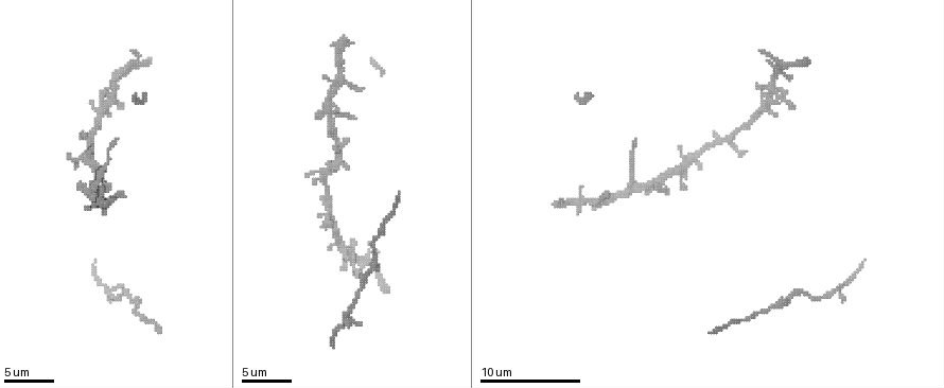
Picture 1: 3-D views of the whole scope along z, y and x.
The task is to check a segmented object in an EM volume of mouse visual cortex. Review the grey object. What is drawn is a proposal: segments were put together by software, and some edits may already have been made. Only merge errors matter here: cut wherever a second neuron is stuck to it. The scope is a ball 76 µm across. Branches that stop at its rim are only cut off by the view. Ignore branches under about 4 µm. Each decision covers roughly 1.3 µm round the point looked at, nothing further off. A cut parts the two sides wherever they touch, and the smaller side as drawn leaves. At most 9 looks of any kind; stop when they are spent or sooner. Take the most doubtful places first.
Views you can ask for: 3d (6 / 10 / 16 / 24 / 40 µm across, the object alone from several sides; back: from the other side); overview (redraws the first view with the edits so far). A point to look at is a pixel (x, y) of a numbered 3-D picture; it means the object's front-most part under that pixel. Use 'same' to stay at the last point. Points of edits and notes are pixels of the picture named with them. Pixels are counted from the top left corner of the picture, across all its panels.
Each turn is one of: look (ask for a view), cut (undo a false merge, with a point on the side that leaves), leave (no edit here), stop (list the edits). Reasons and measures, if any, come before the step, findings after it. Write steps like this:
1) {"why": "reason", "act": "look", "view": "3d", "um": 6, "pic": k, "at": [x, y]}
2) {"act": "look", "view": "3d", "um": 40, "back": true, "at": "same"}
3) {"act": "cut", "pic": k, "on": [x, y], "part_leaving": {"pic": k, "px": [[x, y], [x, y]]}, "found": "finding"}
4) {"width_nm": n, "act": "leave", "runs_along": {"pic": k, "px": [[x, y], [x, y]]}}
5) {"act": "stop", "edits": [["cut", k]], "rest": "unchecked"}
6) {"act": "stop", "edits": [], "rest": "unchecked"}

{"why": "looks like a crossing", "act": "look", "view": "3d", "um": 16, "pic": 1, "at": [331, 113]}

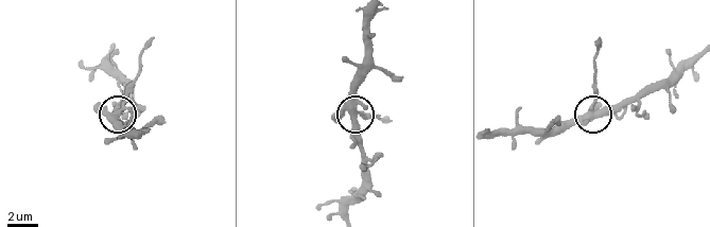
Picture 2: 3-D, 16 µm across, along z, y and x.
{"act": "cut", "pic": 2, "on": [132, 90], "part_leaving": {"pic": 2, "px": [[121, 107], [126, 89], [137, 74], [141, 51], [154, 37]]}, "found": "two neurons meet here"}

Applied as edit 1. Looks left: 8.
{"why": "thick turns thin", "act": "look", "view": "3d", "um": 10, "pic": 1, "at": [103, 286]}

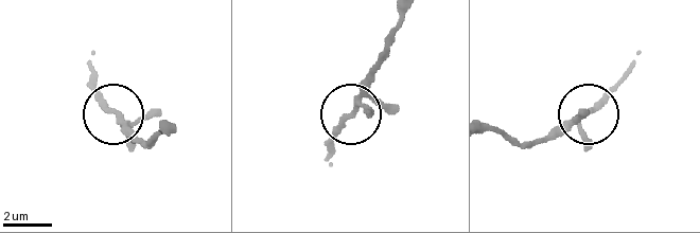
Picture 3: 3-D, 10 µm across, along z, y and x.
{"width_nm": 190, "act": "leave", "found": "one neuron here"}

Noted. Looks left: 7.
{"act": "look", "view": "3d", "um": 6, "pic": 1, "at": [339, 155]}

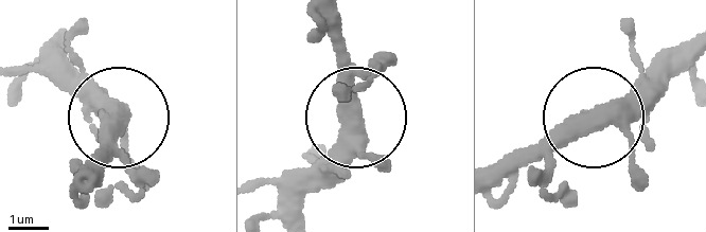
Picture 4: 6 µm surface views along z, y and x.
{"act": "look", "view": "3d", "um": 6, "back": true, "pic": 4, "at": [598, 116]}

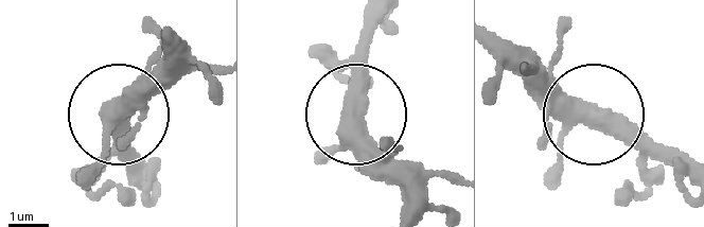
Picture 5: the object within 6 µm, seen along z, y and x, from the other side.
{"act": "leave", "runs_along": {"pic": 5, "px": [[542, 184], [586, 116], [525, 48]]}, "found": "one neuron here"}

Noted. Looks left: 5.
{"act": "look", "view": "3d", "um": 10, "pic": 1, "at": [137, 314]}

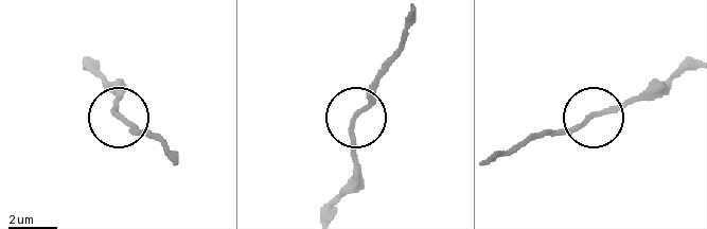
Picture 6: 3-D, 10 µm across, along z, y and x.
{"why": "other side", "act": "look", "view": "3d", "um": 10, "back": true, "pic": 6, "at": [592, 115]}

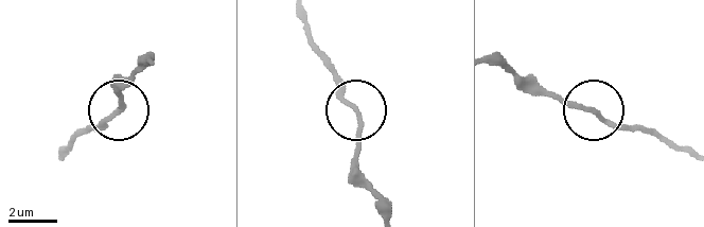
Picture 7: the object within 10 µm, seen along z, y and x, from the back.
{"width_nm": 180, "act": "leave", "found": "all the same neuron"}

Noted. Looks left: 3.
{"act": "stop", "edits": [["cut", 2]], "rest": "unchecked"}

